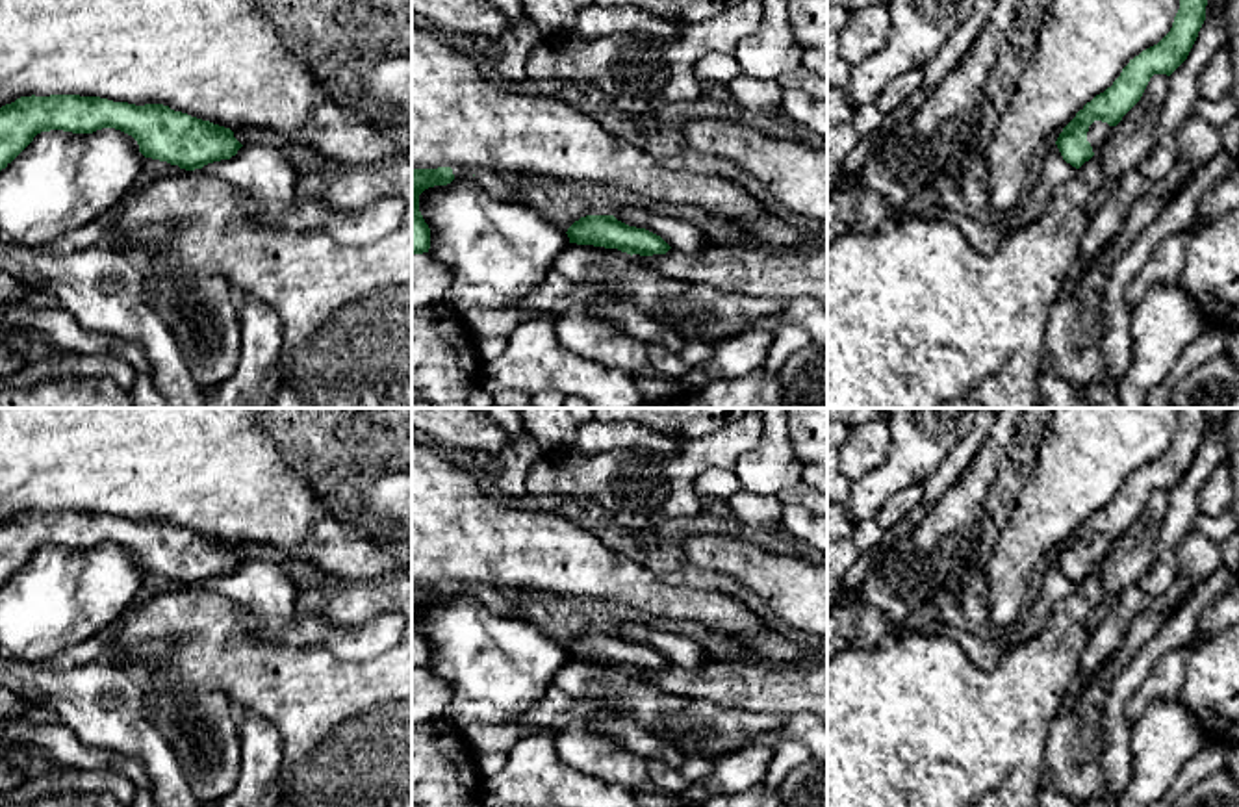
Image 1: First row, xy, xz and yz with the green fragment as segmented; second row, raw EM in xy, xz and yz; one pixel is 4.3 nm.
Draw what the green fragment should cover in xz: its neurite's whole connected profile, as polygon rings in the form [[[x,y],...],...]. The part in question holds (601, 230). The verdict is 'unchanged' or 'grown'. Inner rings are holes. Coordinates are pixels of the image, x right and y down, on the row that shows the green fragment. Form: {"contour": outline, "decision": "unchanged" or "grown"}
{"contour": [[[586,215],[568,228],[569,243],[618,249],[627,254],[666,254],[671,247],[657,234],[629,226],[614,215]]], "decision": "unchanged"}

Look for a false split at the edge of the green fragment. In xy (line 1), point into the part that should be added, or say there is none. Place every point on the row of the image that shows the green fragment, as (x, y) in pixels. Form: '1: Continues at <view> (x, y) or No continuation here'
1: No continuation here

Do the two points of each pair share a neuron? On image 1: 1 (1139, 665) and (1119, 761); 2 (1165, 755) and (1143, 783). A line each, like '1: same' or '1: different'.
1: same
2: same

